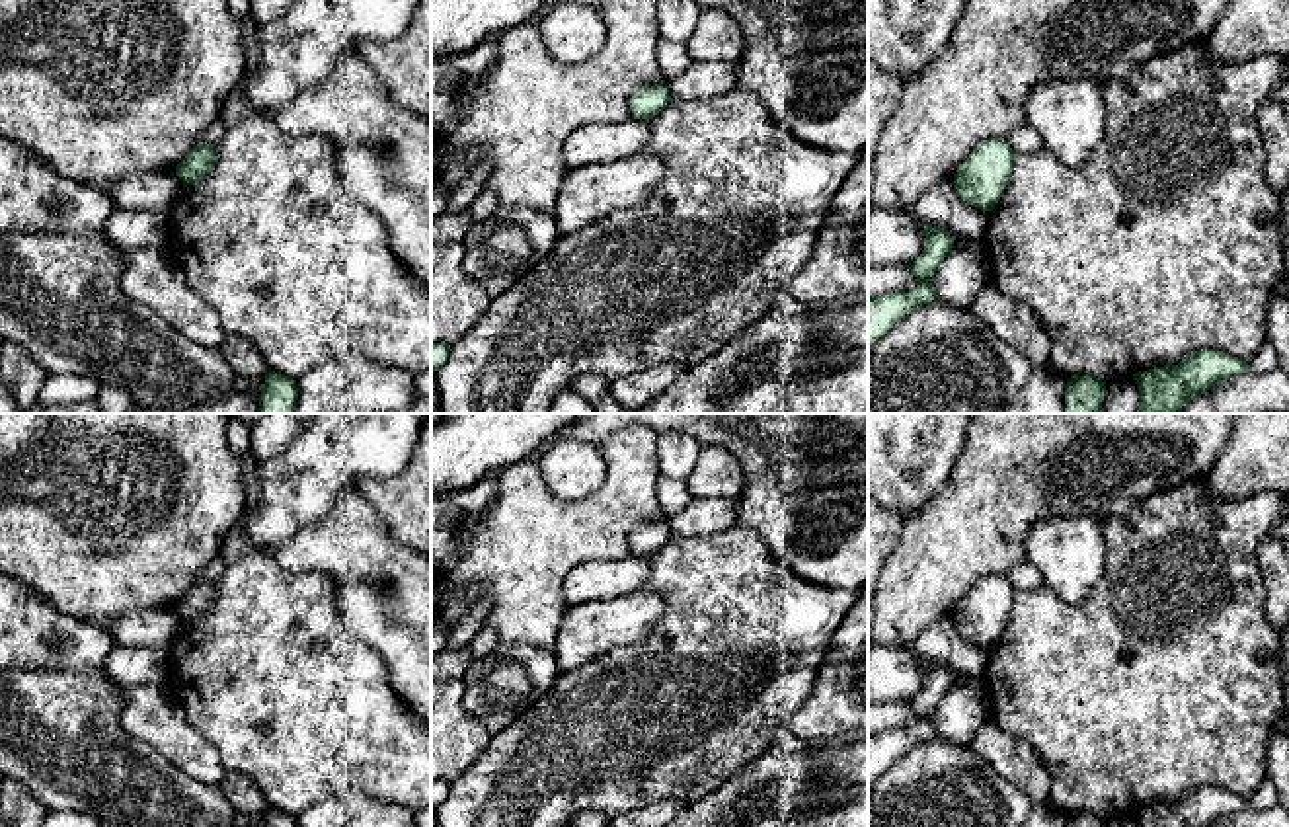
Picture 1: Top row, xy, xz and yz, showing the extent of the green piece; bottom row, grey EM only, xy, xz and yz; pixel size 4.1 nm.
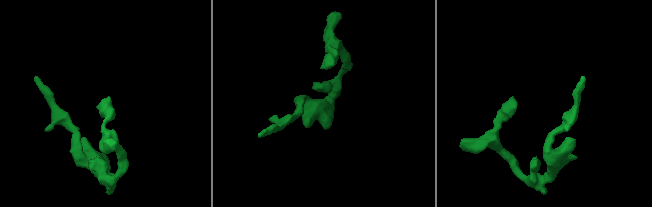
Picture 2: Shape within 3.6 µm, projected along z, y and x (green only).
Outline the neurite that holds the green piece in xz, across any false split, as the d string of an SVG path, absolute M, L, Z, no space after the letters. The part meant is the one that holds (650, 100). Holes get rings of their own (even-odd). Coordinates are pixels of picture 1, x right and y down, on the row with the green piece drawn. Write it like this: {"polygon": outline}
{"polygon": "M647 84L632 94L630 111L634 119L653 119L673 101L667 84Z"}

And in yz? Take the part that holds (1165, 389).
{"polygon": "M1201 349L1178 365L1139 371L1133 380L1141 394L1139 414L1178 414L1197 394L1221 380L1242 374L1248 363L1219 349Z"}

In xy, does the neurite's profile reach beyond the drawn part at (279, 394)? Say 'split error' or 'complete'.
complete

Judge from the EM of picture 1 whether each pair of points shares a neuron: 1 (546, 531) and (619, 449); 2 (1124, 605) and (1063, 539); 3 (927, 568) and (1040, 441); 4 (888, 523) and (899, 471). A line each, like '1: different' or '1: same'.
1: same
2: different
3: same
4: different

